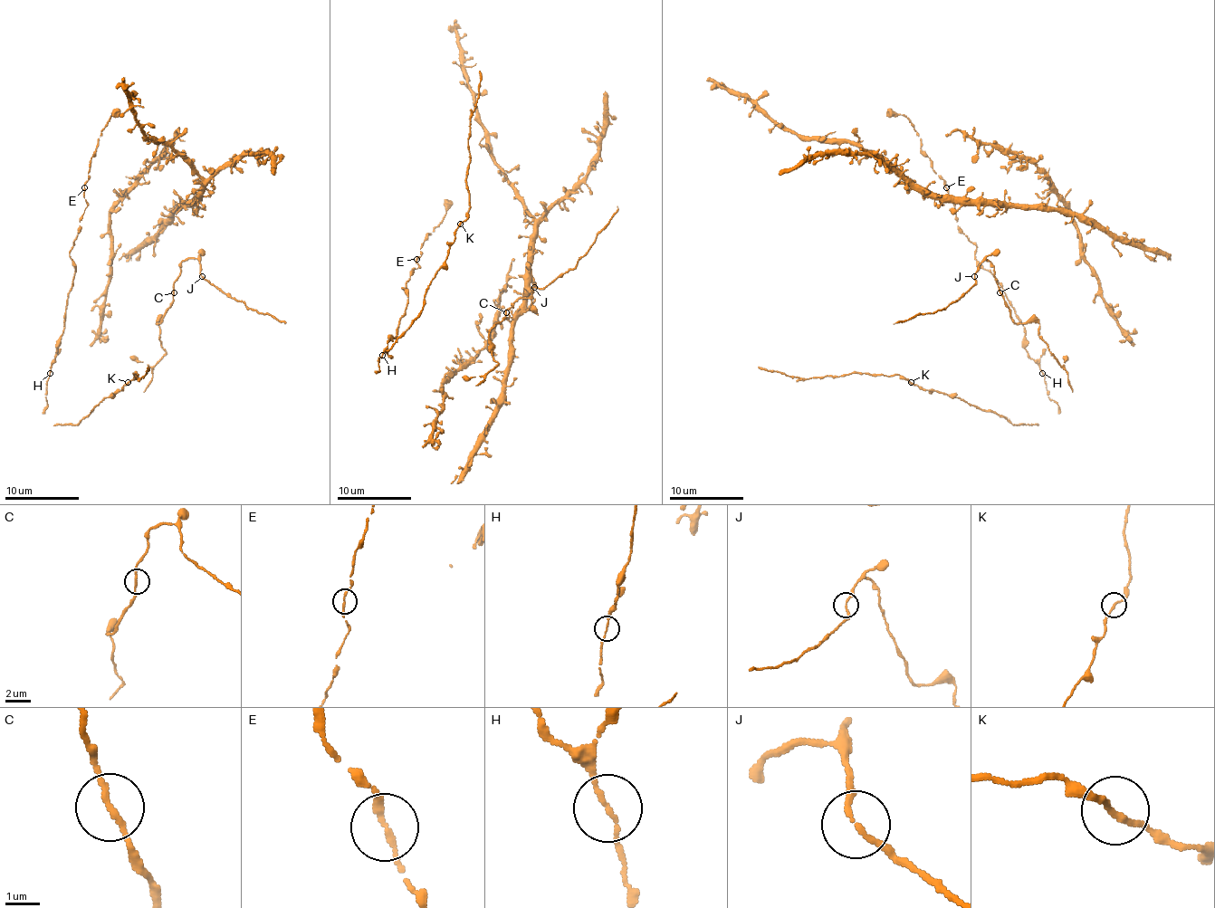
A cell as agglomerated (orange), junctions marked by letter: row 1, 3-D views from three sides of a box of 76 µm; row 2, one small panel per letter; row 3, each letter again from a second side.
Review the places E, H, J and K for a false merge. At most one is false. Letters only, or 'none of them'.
none of them

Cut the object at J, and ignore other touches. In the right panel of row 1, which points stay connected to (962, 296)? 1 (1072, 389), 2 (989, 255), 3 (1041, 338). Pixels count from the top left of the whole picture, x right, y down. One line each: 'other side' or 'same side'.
1: other side
2: other side
3: other side

